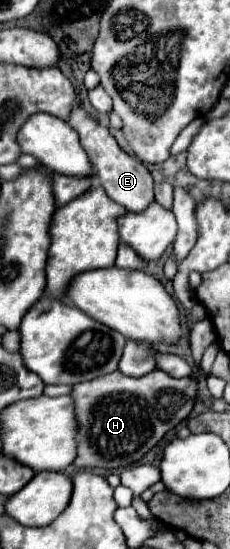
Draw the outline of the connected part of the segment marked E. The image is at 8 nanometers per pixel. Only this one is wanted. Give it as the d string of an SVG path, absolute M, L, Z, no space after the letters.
M74 106L72 114L70 114L70 126L78 132L84 150L90 156L90 162L94 166L96 178L100 178L100 184L104 186L106 194L112 196L112 200L116 200L118 204L122 204L124 208L132 210L132 212L142 212L152 200L154 200L154 192L152 192L152 176L148 172L148 168L134 156L128 156L114 140L114 136L110 134L108 128L100 126L94 118L86 116L84 110L80 110L78 106Z

